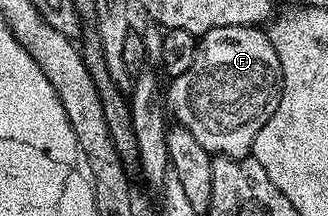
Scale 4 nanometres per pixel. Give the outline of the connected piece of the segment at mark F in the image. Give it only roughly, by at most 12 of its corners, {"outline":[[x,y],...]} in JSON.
{"outline":[[215,27],[167,109],[211,155],[248,157],[279,107],[264,28]]}

